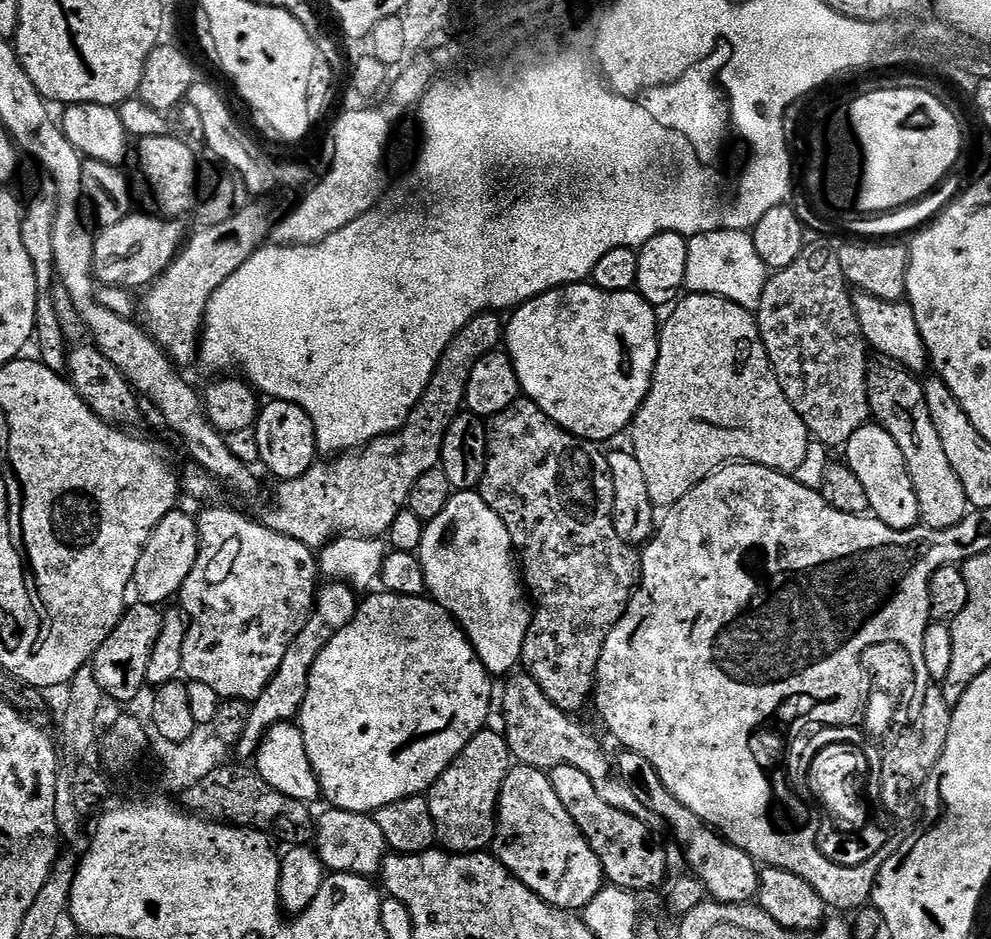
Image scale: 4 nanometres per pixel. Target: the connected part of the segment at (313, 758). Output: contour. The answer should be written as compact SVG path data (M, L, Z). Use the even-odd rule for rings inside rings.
M380 590L377 596L361 603L356 610L356 617L347 624L324 647L314 662L306 698L298 713L298 727L306 742L306 754L310 758L310 766L320 783L323 799L329 800L333 809L342 811L375 814L380 809L397 804L400 800L408 800L411 796L427 793L451 764L460 757L460 751L472 741L485 727L488 711L492 708L493 677L484 669L468 635L446 609L435 600L424 596L400 596L387 590Z

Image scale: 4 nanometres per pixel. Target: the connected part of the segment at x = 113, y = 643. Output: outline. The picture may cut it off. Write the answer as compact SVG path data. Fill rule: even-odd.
M140 602L137 605L137 608L127 609L126 619L118 622L116 631L108 635L94 657L97 681L109 701L130 701L148 684L147 671L150 669L155 644L162 634L164 612L154 604ZM129 622L136 625L131 628Z

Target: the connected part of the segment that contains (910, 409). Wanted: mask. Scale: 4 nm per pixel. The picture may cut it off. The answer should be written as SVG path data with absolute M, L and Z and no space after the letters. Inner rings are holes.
M880 362L868 373L868 406L871 417L880 427L886 429L903 452L907 472L914 486L919 502L923 527L930 529L952 529L970 510L961 479L954 473L950 460L942 447L938 430L930 417L925 401L923 383L913 373L900 365Z

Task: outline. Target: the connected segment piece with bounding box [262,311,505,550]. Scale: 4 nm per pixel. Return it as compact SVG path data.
M489 311L481 312L453 338L428 389L400 431L380 436L359 450L337 455L329 459L329 464L317 462L298 478L279 481L275 485L276 501L262 517L264 527L286 534L286 538L294 538L313 550L321 550L337 537L349 534L380 538L388 533L398 514L405 511L418 478L441 463L452 423L465 407L464 395L474 366L501 347L505 325L500 319Z

